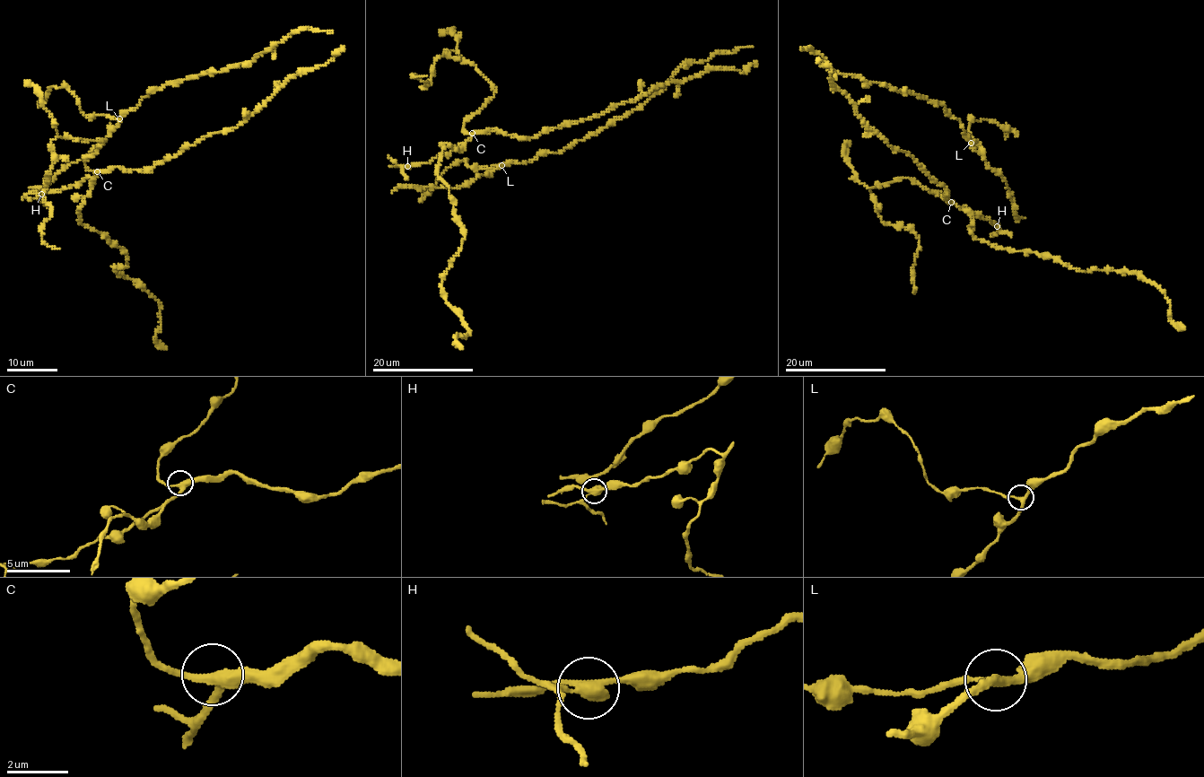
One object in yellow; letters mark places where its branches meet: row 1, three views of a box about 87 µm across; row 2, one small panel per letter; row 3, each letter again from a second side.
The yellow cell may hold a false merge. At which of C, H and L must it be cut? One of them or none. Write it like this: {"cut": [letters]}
{"cut": ["H"]}

